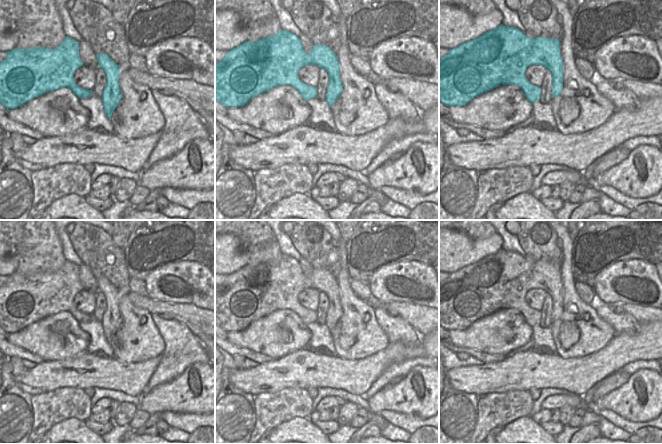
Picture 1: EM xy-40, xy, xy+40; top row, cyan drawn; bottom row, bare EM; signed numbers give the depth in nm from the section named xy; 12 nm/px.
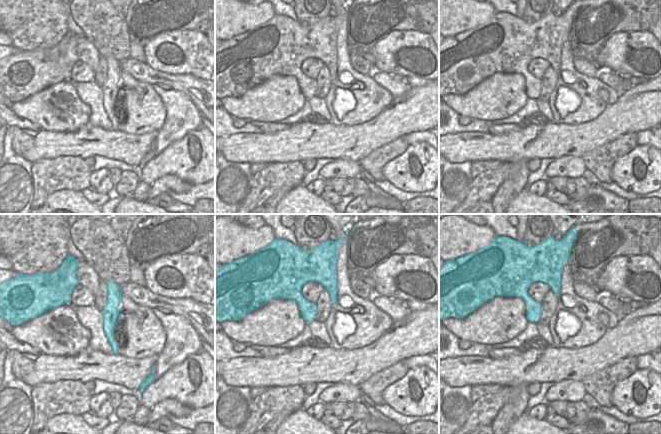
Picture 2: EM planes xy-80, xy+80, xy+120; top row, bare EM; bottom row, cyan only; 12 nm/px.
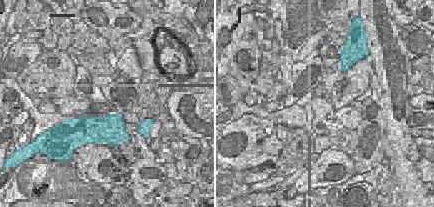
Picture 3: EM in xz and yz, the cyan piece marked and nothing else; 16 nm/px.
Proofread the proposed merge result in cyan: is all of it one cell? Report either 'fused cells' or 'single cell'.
fused cells

